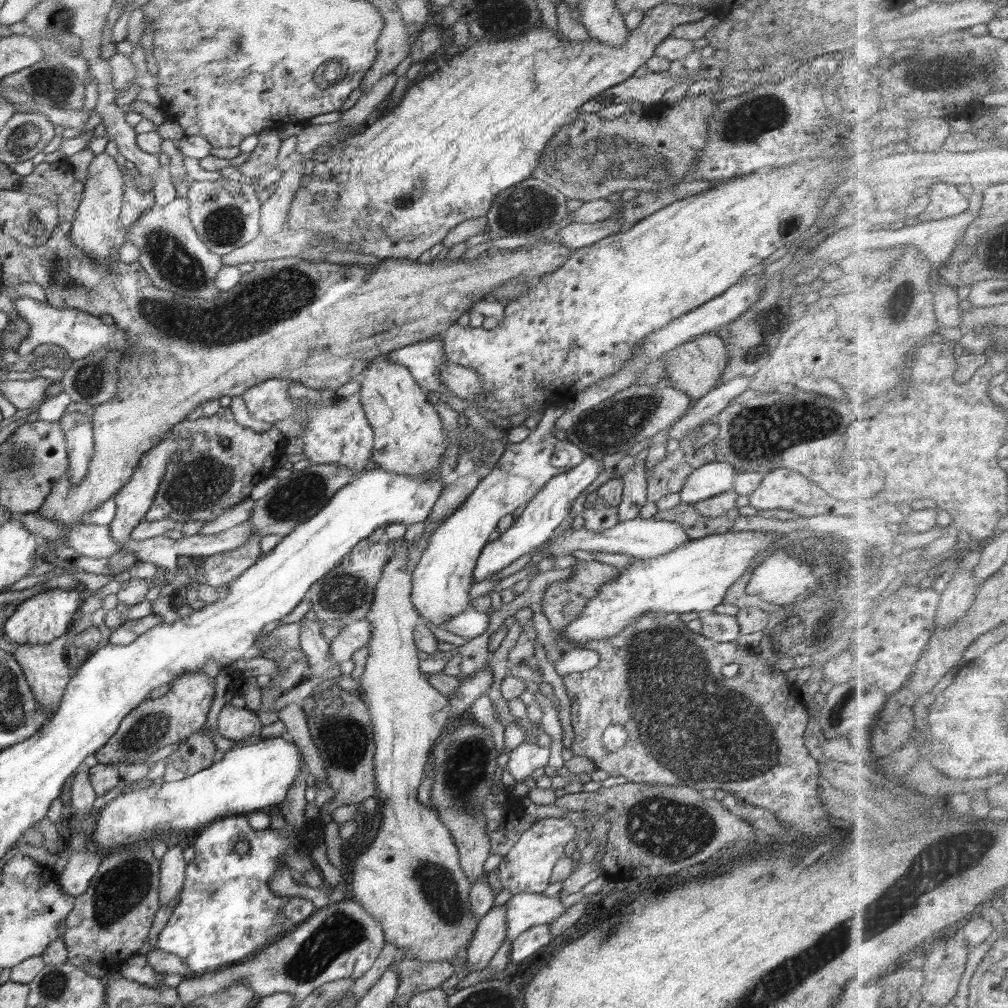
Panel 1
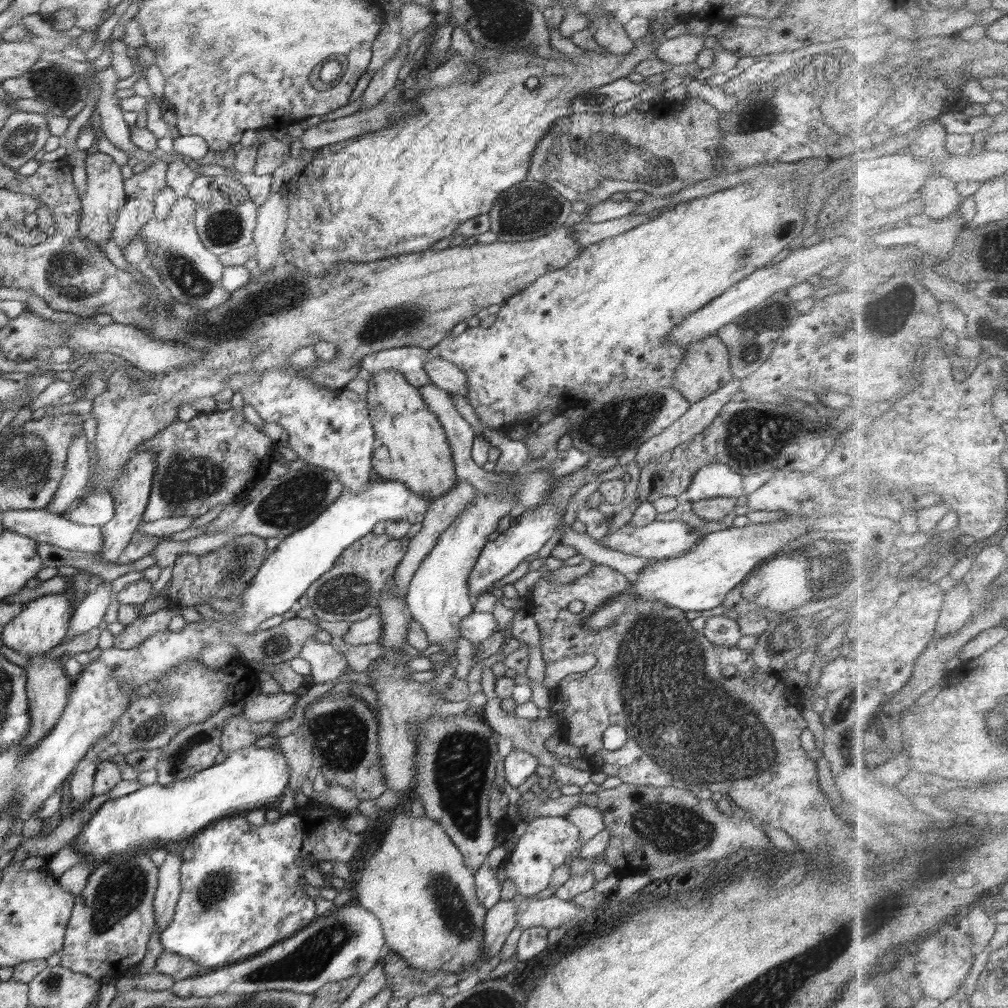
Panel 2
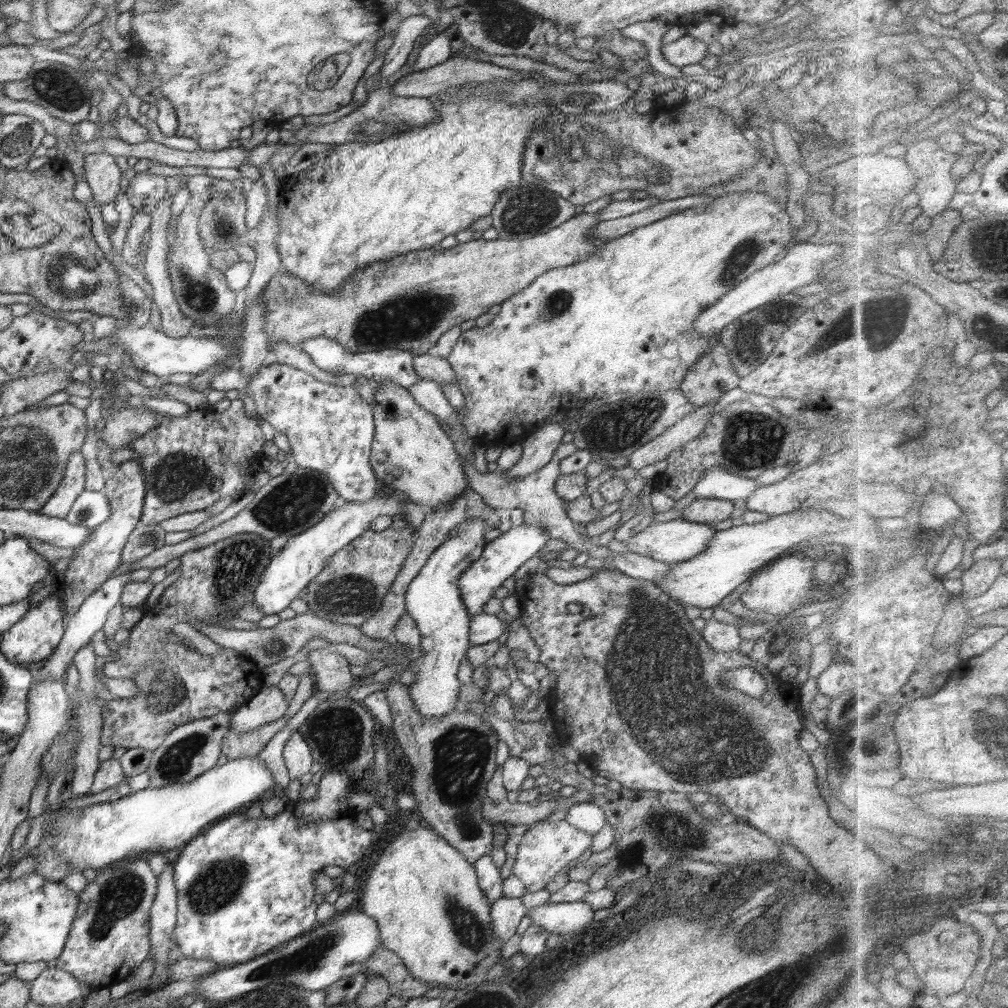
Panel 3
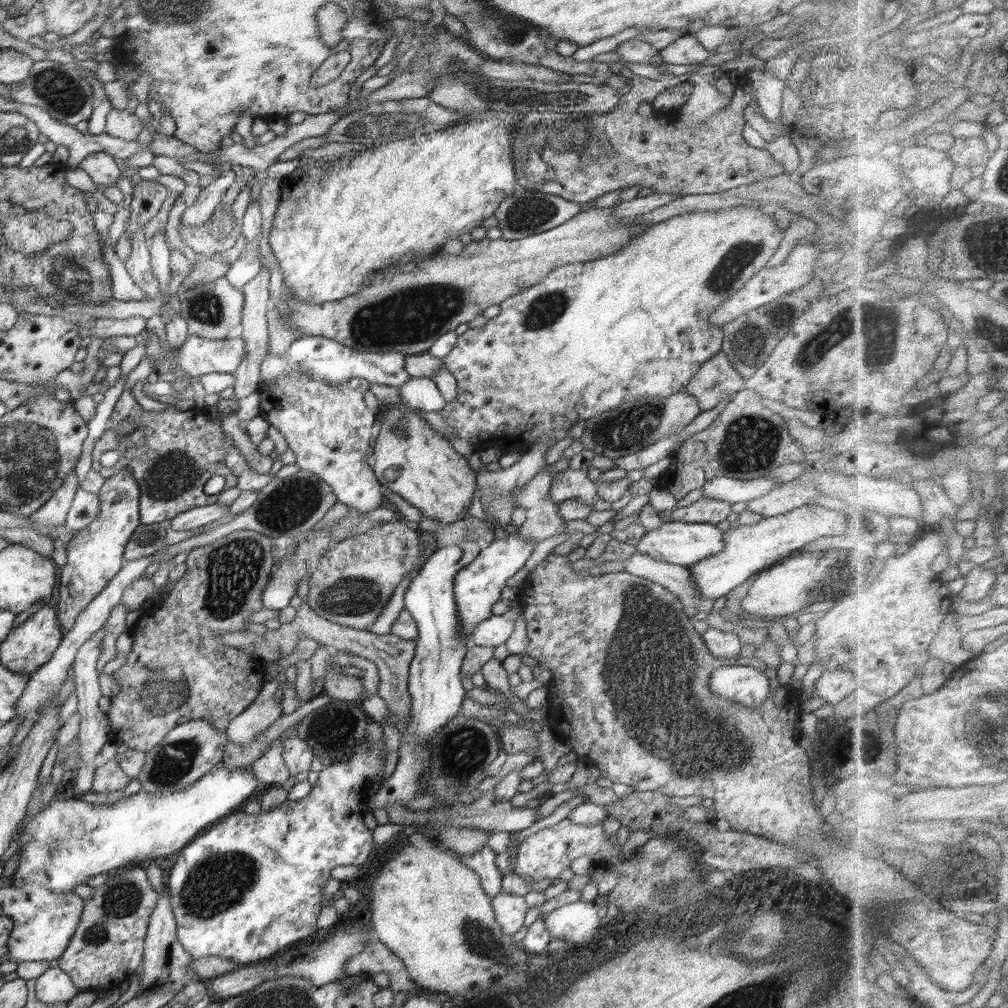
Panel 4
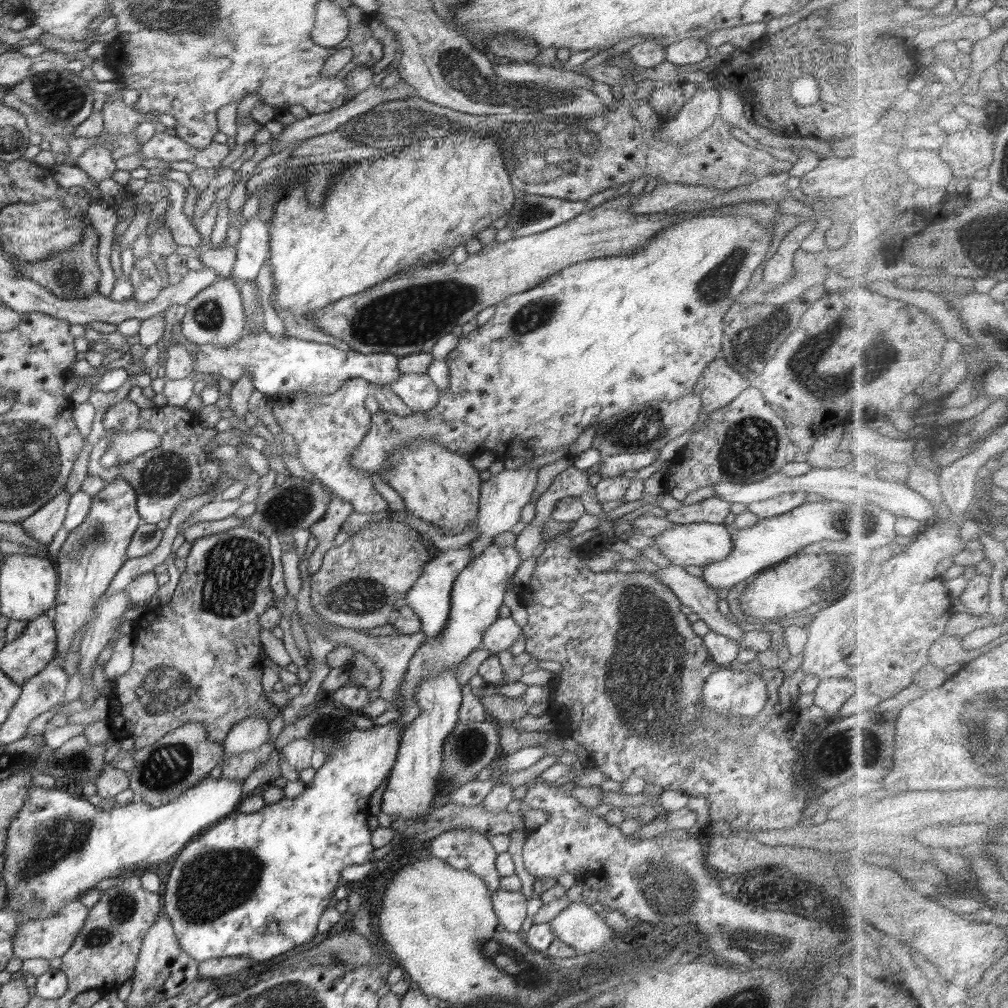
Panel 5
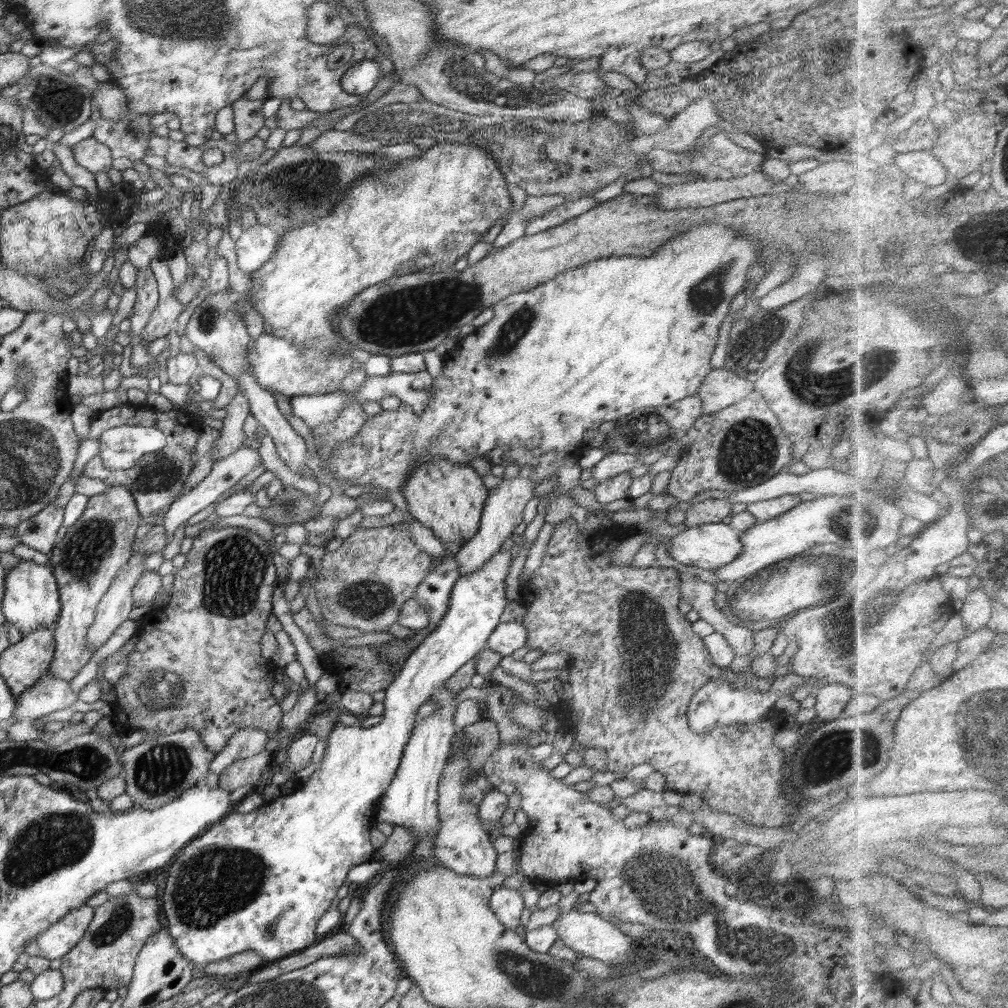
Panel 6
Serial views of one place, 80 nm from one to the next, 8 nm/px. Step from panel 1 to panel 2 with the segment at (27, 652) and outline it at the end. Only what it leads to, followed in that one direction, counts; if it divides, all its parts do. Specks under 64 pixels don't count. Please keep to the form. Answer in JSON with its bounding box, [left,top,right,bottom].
[20,652,72,746]

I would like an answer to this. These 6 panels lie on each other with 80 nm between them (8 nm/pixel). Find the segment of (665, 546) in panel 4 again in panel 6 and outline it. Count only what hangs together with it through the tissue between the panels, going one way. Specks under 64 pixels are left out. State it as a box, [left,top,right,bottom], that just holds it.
[668,523,743,570]

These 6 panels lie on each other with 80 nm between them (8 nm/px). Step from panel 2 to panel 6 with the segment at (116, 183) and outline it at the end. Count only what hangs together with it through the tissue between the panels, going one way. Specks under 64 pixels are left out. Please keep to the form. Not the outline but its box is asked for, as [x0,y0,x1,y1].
[74,136,112,172]

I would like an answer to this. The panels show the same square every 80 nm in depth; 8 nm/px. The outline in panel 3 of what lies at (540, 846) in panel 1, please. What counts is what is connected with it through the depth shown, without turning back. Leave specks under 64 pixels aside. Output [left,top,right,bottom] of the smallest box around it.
[512,820,593,893]

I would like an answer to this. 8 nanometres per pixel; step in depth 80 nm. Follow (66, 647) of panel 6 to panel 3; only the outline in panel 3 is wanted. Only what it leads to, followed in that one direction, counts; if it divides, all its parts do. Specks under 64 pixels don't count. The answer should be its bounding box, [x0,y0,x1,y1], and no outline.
[59,460,146,615]

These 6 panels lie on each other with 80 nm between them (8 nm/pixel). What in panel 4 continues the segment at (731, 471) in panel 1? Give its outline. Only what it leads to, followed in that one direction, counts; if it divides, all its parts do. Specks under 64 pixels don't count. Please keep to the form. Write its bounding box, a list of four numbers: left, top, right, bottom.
[701,475,784,505]

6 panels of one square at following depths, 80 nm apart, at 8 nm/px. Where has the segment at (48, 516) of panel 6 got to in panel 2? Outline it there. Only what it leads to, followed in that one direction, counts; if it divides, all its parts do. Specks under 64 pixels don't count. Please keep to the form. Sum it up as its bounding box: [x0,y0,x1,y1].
[46,434,91,516]

